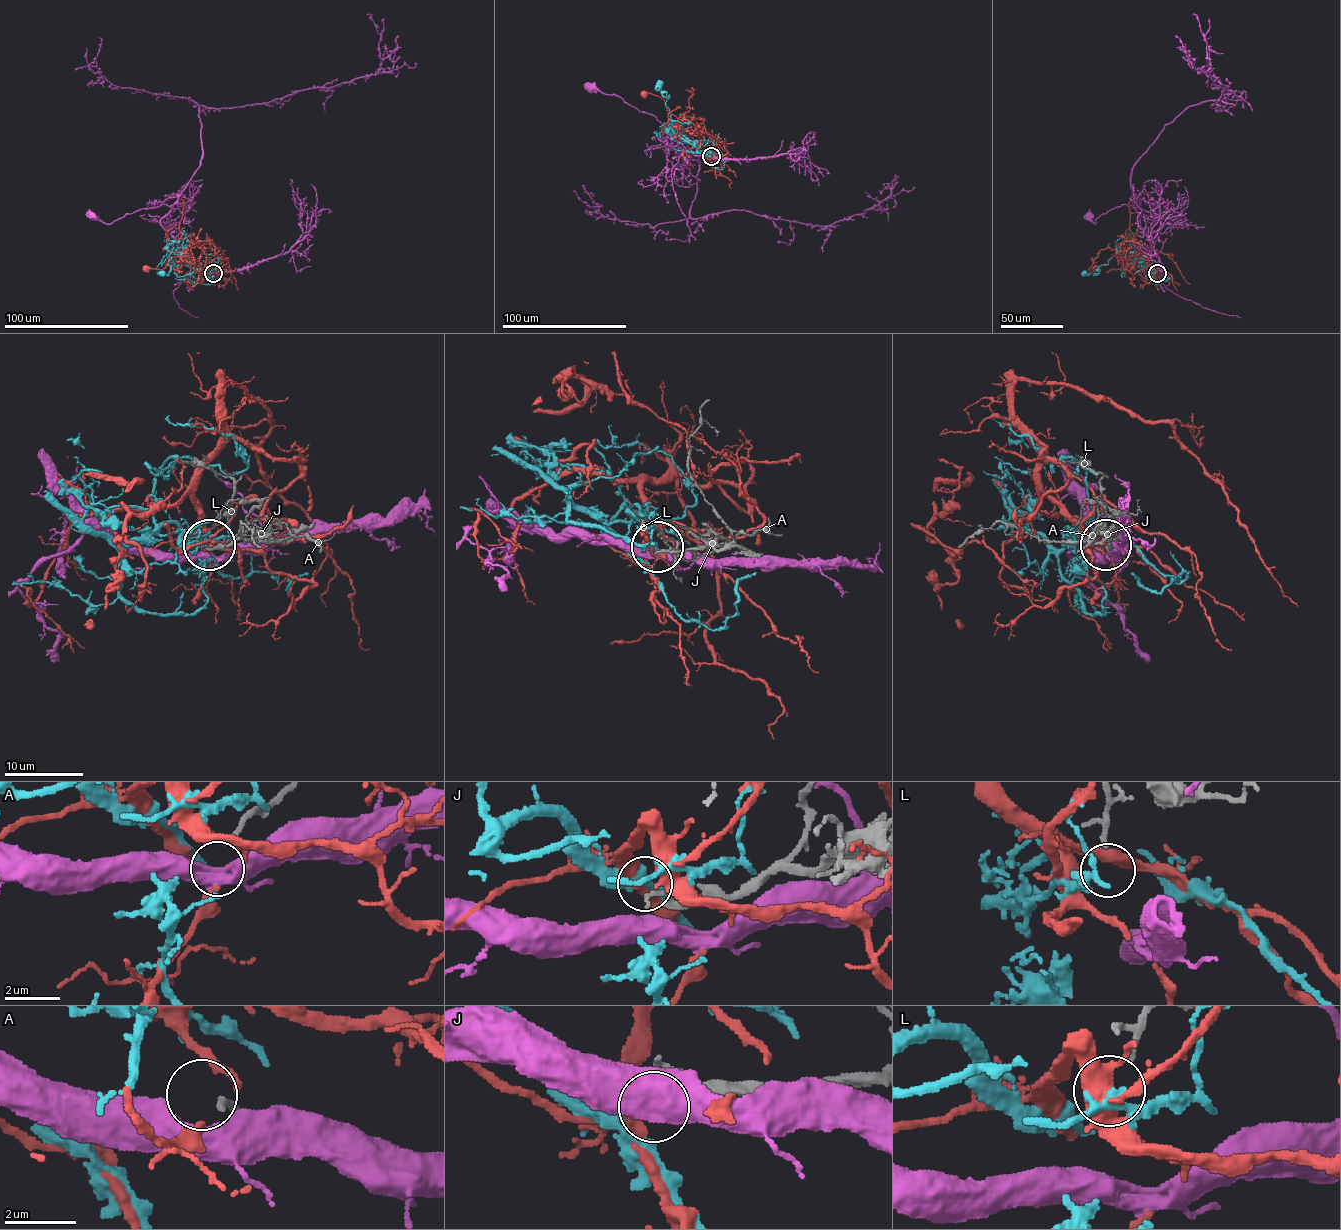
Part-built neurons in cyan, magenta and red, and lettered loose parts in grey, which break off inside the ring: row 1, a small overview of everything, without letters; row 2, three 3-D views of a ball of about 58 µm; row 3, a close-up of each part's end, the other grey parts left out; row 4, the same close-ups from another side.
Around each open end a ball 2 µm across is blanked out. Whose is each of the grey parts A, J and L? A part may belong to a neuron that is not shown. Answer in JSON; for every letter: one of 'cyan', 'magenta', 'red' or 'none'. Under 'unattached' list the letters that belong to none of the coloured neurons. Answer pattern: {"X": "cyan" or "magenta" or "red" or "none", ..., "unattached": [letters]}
{"A": "none", "J": "cyan", "L": "none", "unattached": ["A", "L"]}

